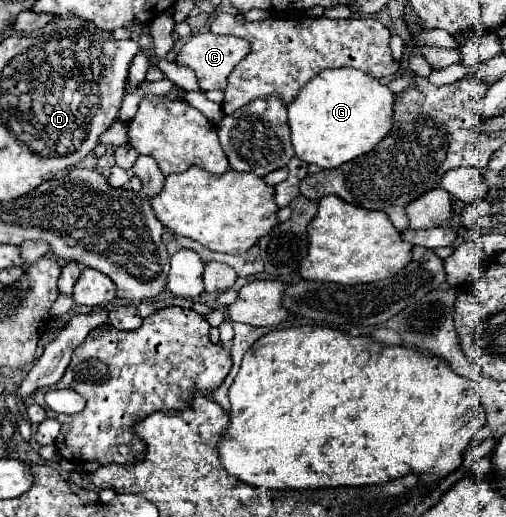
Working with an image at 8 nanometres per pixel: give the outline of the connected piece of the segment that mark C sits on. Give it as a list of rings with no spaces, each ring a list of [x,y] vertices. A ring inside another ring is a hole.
[[[211,31],[207,33],[197,33],[193,37],[189,37],[189,41],[179,49],[175,63],[179,67],[189,67],[195,71],[197,81],[201,91],[209,91],[209,89],[219,89],[223,91],[227,85],[227,77],[229,73],[235,69],[235,65],[251,51],[249,43],[245,39],[239,37],[223,37],[223,35],[213,35]]]

